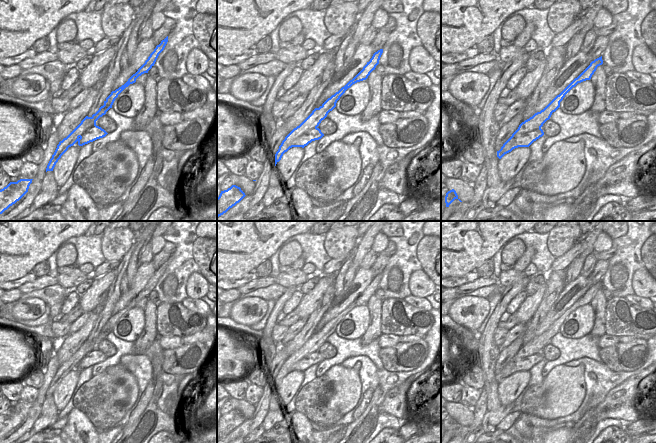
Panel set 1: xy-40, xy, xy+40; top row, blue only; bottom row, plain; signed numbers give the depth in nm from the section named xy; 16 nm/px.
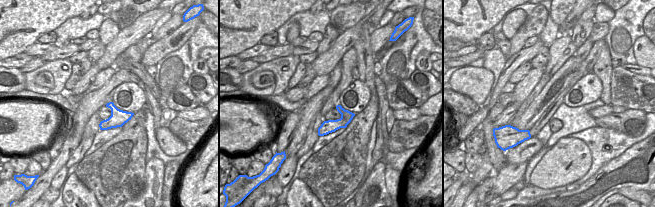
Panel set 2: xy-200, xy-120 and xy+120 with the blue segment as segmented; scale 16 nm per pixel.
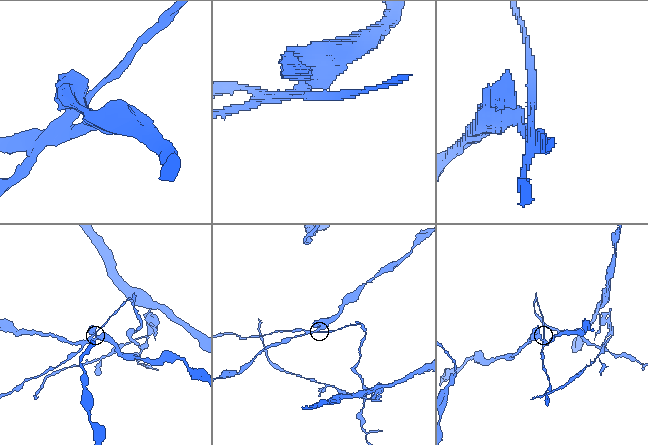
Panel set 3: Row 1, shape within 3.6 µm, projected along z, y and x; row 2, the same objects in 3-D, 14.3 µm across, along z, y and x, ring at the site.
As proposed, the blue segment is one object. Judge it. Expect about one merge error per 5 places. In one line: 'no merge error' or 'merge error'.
merge error

